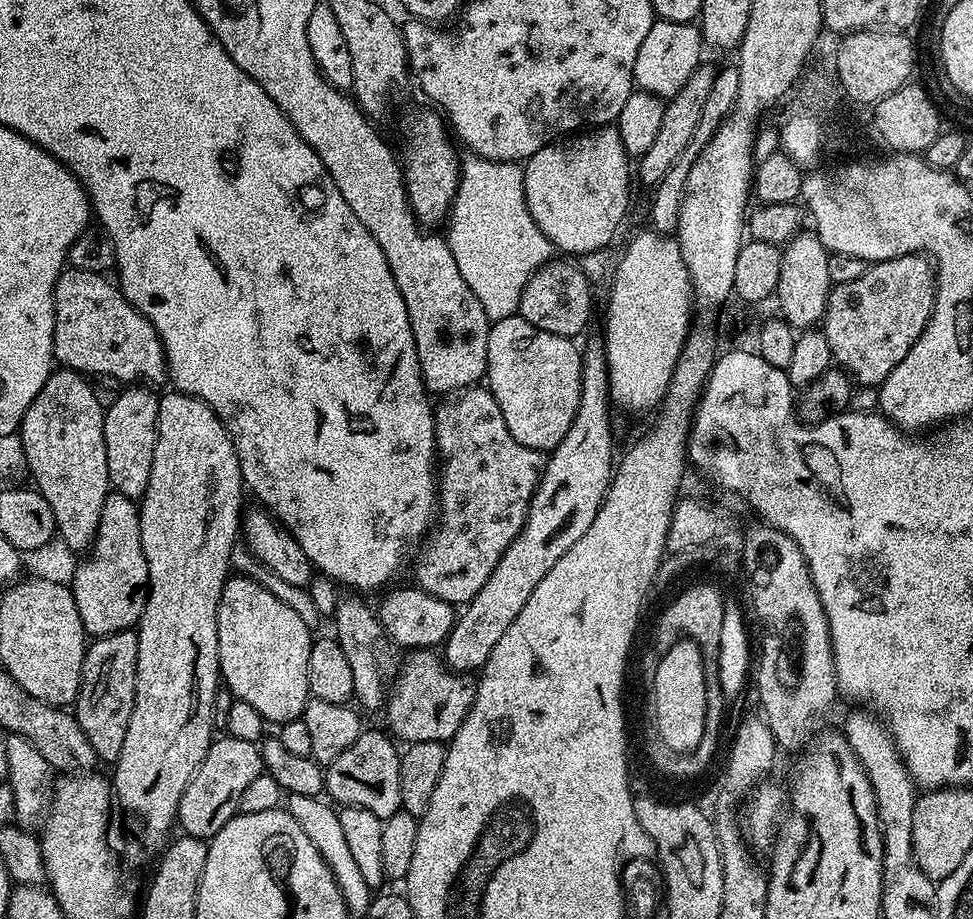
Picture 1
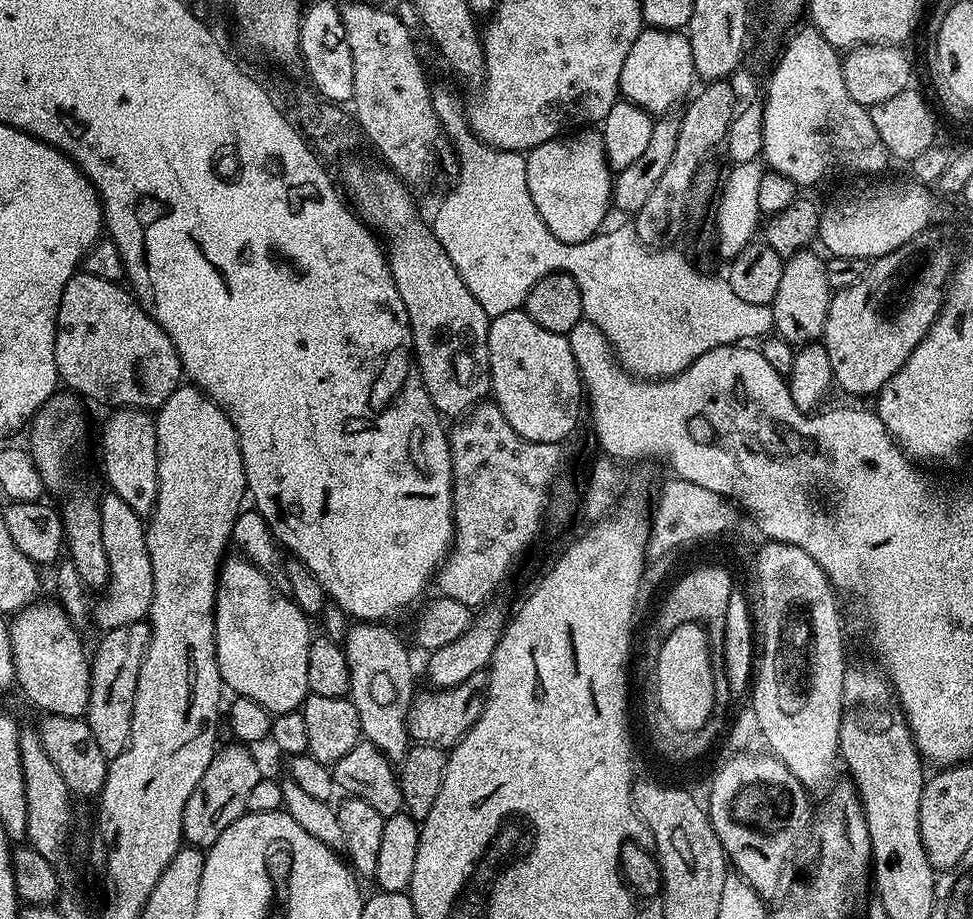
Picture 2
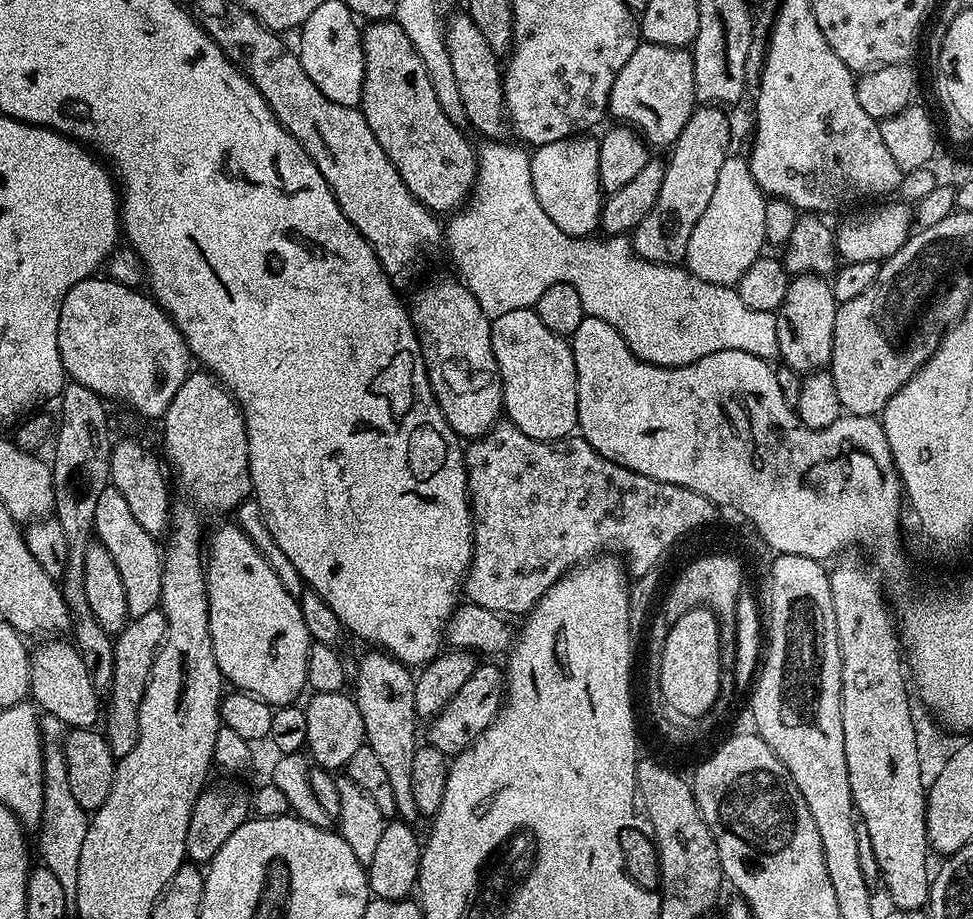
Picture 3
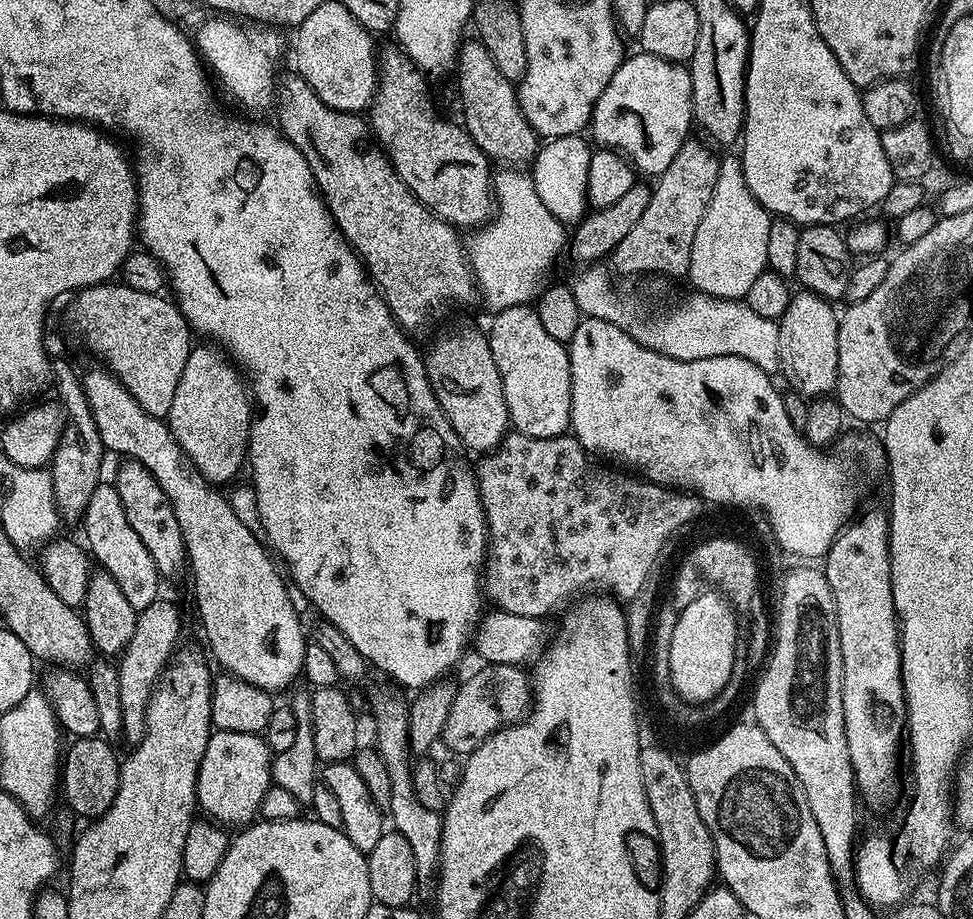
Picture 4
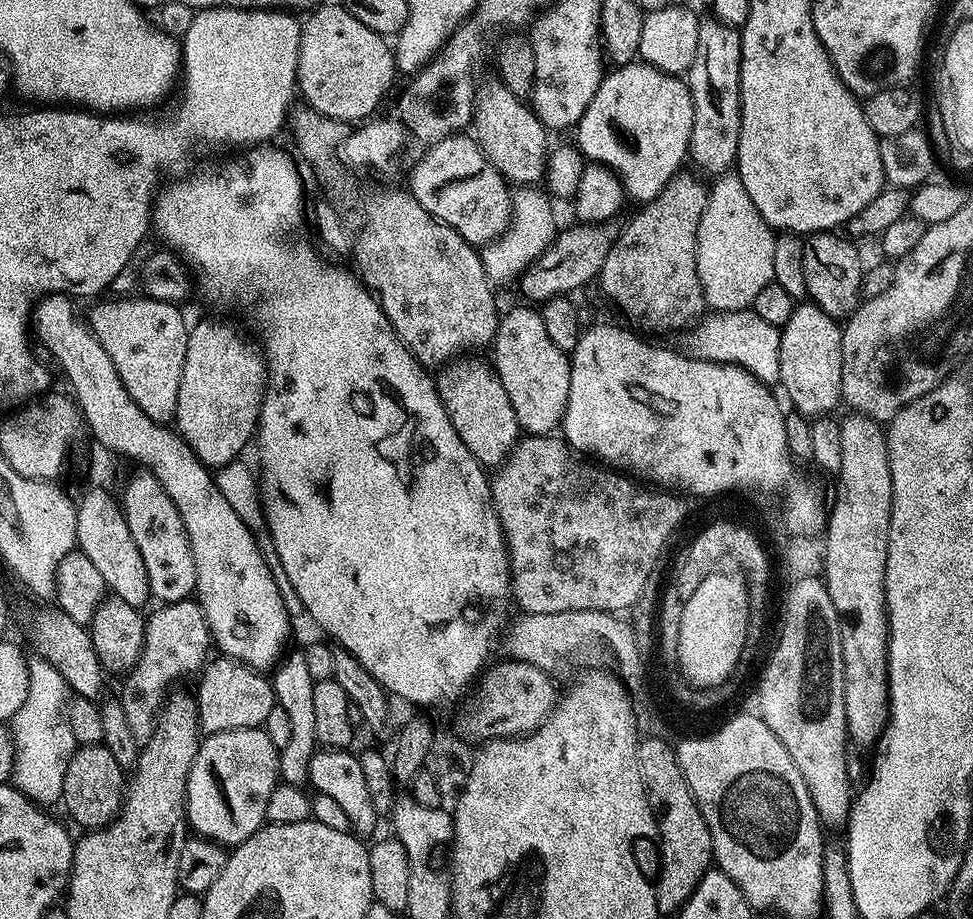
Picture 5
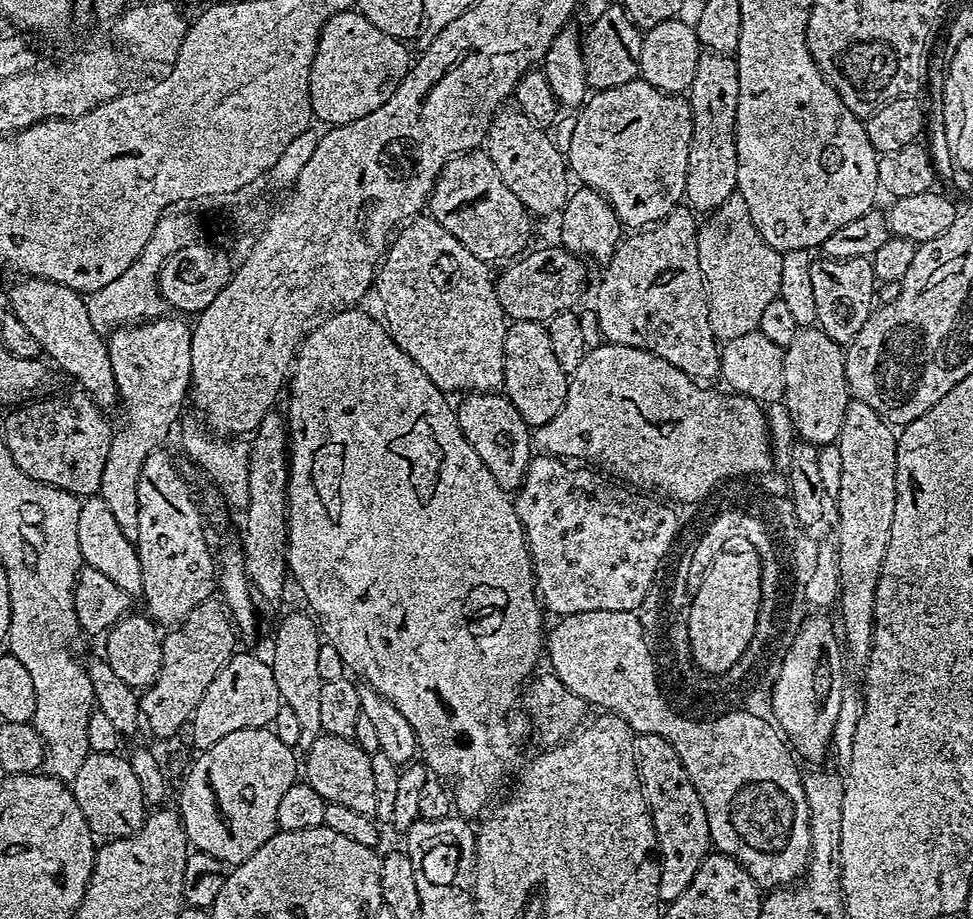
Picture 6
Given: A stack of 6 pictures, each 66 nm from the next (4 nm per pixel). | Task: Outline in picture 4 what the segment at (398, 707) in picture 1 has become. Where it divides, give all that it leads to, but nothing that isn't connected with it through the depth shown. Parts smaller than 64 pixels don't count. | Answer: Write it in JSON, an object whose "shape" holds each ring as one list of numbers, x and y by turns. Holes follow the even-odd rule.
{"shape":[[484,664,465,682,461,688,455,689,450,706,450,714,446,714,446,726,442,737,445,744,452,752,457,752,460,758,467,758,473,750,486,738,490,738,501,728,509,724,519,724,530,711,530,701,534,696,534,688,530,683,530,676,524,673,525,669,518,664]]}

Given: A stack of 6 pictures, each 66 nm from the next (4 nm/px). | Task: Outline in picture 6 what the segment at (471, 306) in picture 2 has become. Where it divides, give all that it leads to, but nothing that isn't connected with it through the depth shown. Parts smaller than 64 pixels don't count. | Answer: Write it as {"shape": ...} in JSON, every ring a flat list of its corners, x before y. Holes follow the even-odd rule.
{"shape":[[468,394,456,408,458,426,466,434,466,442,474,446,474,454,482,458,482,466,494,474,494,482,505,490,514,490,524,480,528,461,534,455,534,440,530,426,518,414,516,407,503,394]]}

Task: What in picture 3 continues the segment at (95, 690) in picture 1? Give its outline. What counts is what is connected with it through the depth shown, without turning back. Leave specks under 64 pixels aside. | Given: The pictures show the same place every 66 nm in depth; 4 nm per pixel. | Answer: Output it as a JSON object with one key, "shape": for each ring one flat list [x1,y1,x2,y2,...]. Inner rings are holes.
{"shape":[[159,608,150,610,150,614,131,617,124,629,115,633,113,678,106,696,106,719,103,721,105,724,102,724,102,731,108,738,113,756,117,758,130,754,130,750,134,750,134,742,138,742,138,710,152,669,152,660,160,649,165,634,166,618]]}

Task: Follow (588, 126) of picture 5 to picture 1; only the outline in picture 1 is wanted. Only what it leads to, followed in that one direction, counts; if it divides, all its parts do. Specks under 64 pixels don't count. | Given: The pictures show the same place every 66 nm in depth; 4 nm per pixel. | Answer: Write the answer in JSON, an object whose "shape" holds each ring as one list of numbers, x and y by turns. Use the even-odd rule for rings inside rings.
{"shape":[[657,19,650,26,650,34,638,46,638,58,634,58,632,78,635,87,641,92,649,92,661,98,671,98,686,86,686,78,700,67,702,57,702,37,695,23,679,24,669,20]]}

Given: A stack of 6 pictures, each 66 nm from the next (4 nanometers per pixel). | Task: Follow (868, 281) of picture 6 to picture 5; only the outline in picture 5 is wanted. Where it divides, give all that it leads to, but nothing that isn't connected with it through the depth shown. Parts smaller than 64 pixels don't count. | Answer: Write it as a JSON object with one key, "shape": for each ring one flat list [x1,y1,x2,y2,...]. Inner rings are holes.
{"shape":[[831,231,817,232,807,237,804,245,804,272,807,299,817,304,830,318,837,322,847,321,862,303,862,285,865,265,860,265,860,252,851,239]]}

